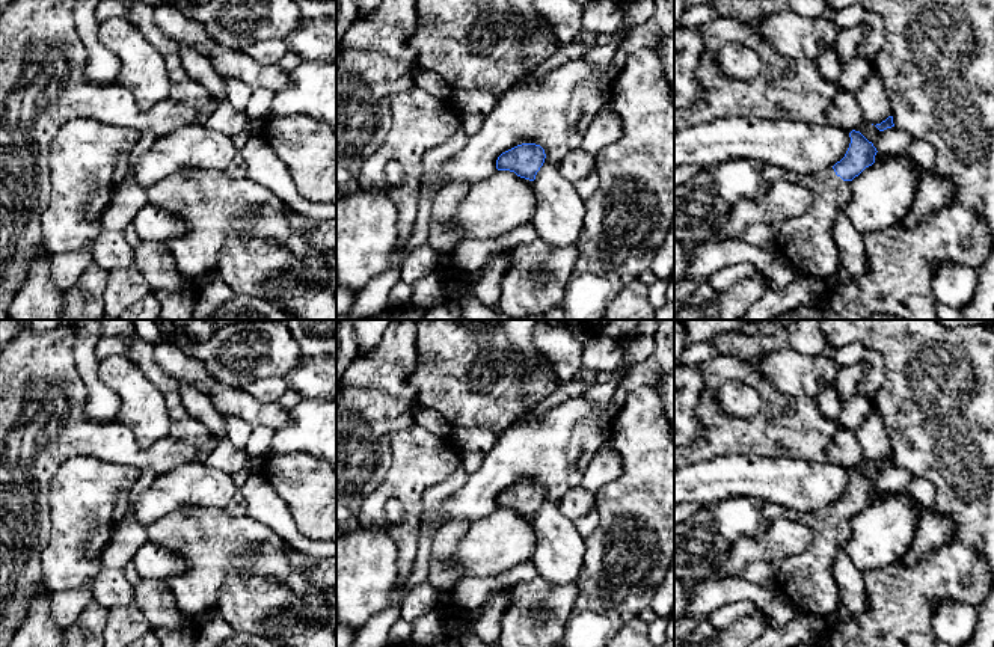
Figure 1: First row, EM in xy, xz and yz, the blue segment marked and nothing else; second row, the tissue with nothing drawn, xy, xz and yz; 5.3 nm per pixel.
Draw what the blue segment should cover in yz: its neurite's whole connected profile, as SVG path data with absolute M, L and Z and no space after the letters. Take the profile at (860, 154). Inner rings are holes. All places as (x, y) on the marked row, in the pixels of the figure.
M852 130L849 137L845 157L819 173L799 175L784 167L762 164L762 173L771 186L787 181L815 195L815 202L807 211L771 223L775 249L799 274L827 281L839 268L840 256L833 237L833 226L840 211L839 187L872 166L878 152L860 131Z

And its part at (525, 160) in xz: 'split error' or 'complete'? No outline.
complete

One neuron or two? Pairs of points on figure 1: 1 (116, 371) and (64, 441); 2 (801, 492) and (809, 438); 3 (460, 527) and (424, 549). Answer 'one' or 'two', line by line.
1: two
2: two
3: two

